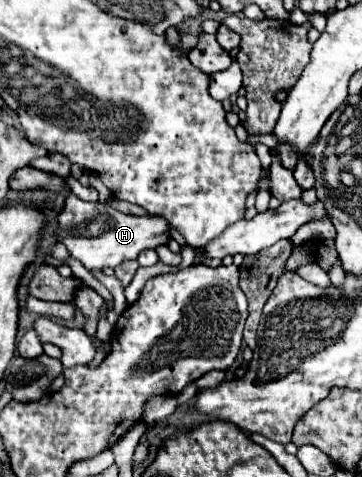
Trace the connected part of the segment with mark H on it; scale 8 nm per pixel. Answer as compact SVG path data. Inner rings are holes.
M74 193L66 199L64 211L58 215L60 241L68 247L70 255L84 263L88 271L118 267L126 259L136 259L144 249L156 249L166 245L170 237L170 223L158 215L124 215L110 205L86 203ZM92 235L92 237L90 237Z

